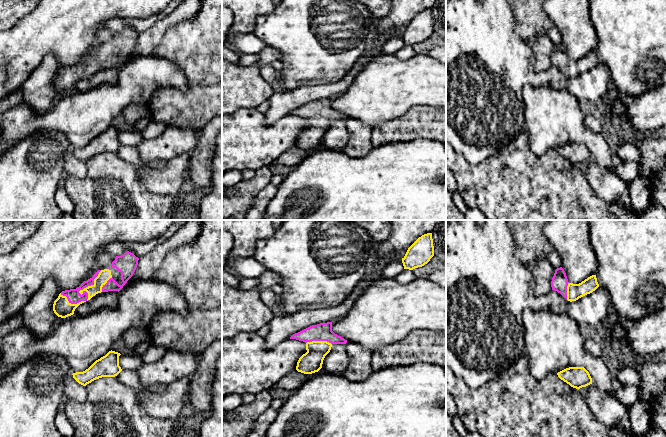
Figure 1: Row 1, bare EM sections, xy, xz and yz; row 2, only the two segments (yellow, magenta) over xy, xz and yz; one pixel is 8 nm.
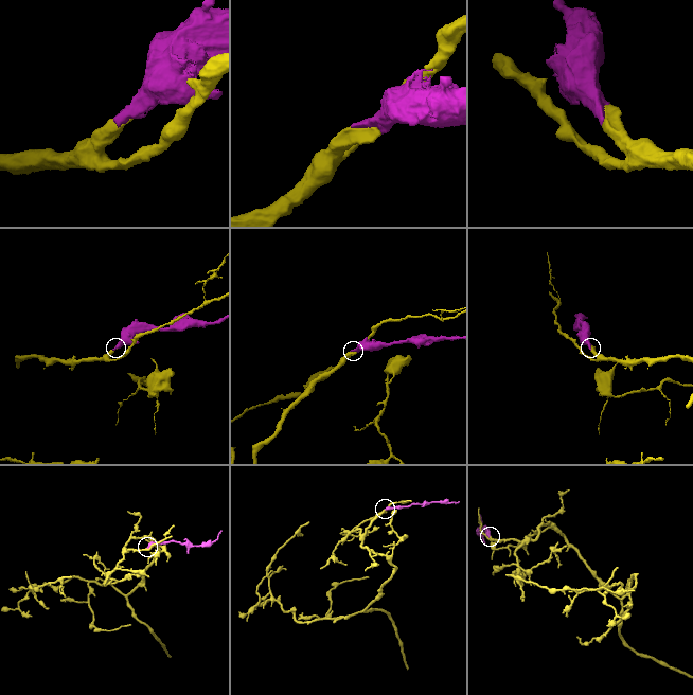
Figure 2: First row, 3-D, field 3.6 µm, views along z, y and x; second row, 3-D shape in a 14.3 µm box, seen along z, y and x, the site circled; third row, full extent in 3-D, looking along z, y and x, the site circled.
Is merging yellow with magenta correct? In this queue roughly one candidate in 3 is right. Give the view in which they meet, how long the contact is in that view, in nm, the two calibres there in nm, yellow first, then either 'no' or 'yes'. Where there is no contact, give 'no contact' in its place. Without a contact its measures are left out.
xy | 380 nm | 100/110 nm | yes

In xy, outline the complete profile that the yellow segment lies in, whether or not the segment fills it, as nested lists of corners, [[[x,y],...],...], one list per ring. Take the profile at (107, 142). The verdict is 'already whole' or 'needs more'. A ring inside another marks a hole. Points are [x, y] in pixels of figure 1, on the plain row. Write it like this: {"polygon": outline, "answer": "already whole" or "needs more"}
{"polygon": [[[111,126],[105,132],[96,136],[85,147],[73,149],[73,154],[79,160],[86,162],[92,157],[102,153],[115,153],[122,147],[119,142],[120,131],[120,129]]], "answer": "already whole"}

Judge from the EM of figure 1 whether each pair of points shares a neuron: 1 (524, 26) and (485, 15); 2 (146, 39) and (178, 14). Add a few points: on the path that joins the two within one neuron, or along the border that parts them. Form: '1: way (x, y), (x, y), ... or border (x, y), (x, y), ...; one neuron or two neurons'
1: border (510, 10), (513, 16), (514, 31), (526, 42); two neurons
2: way (154, 34), (170, 20); one neuron

